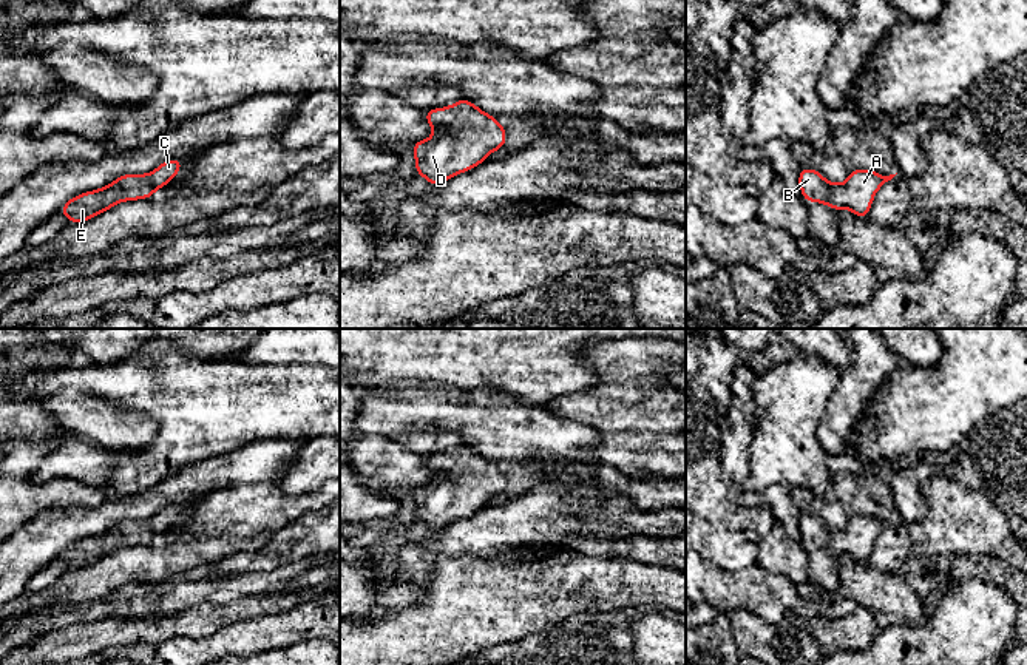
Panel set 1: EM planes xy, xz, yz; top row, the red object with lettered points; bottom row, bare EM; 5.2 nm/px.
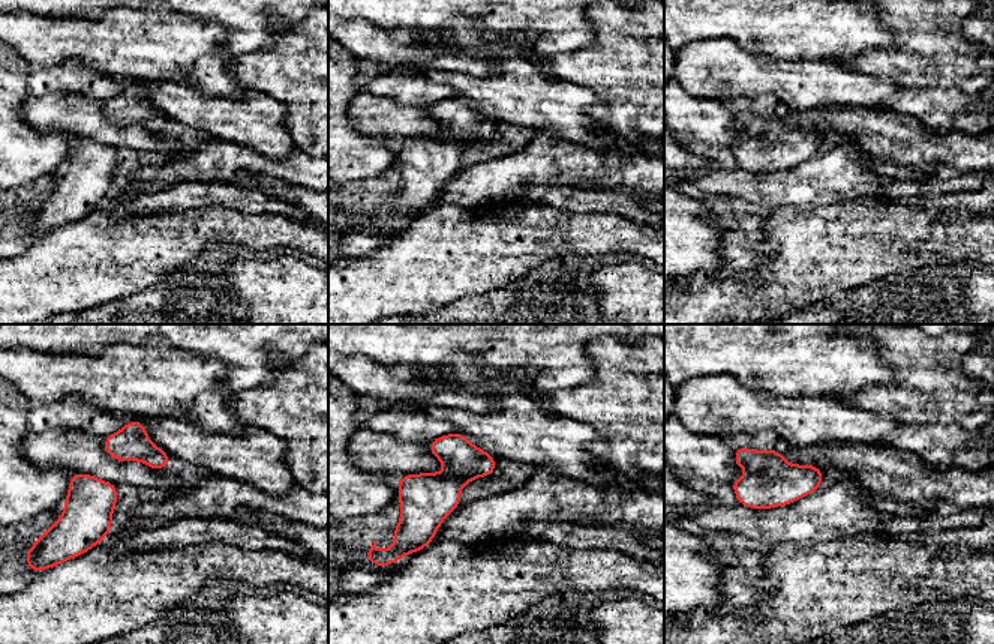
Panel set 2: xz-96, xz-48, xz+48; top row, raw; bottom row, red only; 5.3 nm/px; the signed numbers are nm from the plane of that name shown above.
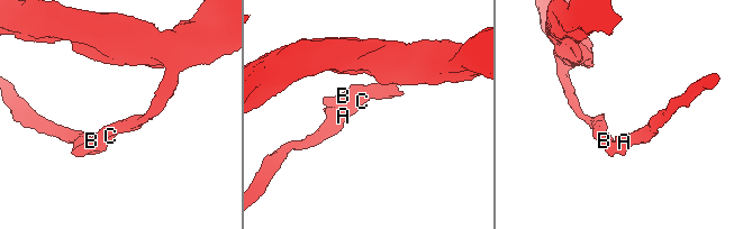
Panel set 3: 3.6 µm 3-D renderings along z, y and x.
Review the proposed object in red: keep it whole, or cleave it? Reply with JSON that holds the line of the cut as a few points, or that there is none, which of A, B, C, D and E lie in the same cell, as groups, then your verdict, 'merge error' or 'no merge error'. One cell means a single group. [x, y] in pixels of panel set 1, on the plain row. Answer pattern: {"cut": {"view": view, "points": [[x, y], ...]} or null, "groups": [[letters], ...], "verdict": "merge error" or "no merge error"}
{"cut": null, "groups": [["A", "B", "C", "D", "E"]], "verdict": "no merge error"}

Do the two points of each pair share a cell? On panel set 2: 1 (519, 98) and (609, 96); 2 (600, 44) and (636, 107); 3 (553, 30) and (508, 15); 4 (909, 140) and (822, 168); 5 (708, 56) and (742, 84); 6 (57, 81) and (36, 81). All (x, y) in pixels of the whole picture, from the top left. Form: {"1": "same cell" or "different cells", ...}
{"1": "different cells", "2": "same cell", "3": "same cell", "4": "different cells", "5": "same cell", "6": "same cell"}

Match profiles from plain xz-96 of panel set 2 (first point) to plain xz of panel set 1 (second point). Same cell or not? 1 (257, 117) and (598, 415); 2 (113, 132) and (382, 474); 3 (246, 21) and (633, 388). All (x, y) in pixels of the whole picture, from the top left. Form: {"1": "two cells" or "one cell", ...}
{"1": "two cells", "2": "one cell", "3": "two cells"}

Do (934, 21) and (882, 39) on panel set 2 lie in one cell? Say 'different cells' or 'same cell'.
different cells

